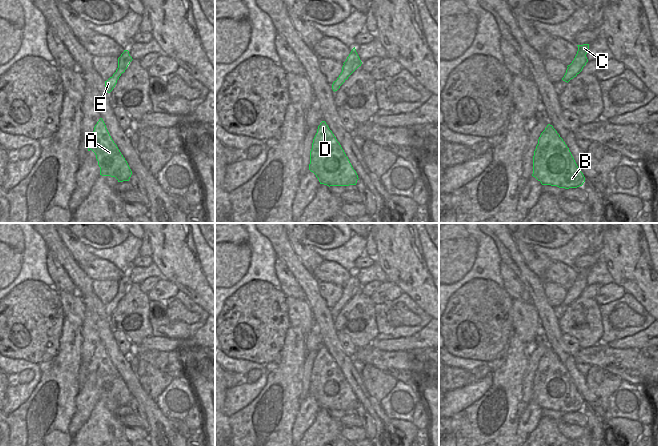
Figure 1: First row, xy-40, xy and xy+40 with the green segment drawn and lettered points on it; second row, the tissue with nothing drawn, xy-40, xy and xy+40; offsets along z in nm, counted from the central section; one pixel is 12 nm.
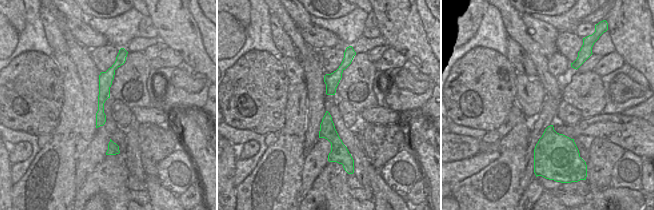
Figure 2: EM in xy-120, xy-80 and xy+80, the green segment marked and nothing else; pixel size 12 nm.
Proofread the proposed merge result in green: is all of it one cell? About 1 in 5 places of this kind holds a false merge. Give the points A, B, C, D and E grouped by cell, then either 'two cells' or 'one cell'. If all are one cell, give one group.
A B C D E; one cell

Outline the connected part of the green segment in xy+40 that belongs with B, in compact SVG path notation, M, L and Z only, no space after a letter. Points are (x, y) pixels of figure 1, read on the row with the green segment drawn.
M548 124L541 133L533 156L533 177L542 185L577 188L585 182L569 148Z

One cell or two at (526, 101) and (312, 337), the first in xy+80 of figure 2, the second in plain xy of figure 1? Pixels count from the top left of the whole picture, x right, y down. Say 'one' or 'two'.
two

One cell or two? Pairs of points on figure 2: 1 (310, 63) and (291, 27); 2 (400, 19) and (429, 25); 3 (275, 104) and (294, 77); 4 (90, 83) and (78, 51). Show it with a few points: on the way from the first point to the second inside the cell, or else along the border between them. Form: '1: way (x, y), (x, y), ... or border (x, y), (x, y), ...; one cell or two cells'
1: border (314, 53), (308, 53), (303, 56), (299, 55); two cells
2: border (417, 10), (426, 40), (430, 46); two cells
3: border (281, 60), (290, 82); two cells
4: way (88, 75), (82, 59); one cell

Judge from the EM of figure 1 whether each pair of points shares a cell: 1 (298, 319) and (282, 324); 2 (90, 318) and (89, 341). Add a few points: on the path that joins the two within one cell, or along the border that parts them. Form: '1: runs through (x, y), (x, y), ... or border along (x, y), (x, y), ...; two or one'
1: border along (285, 299), (290, 326); two
2: runs through (89, 324), (89, 335); one

